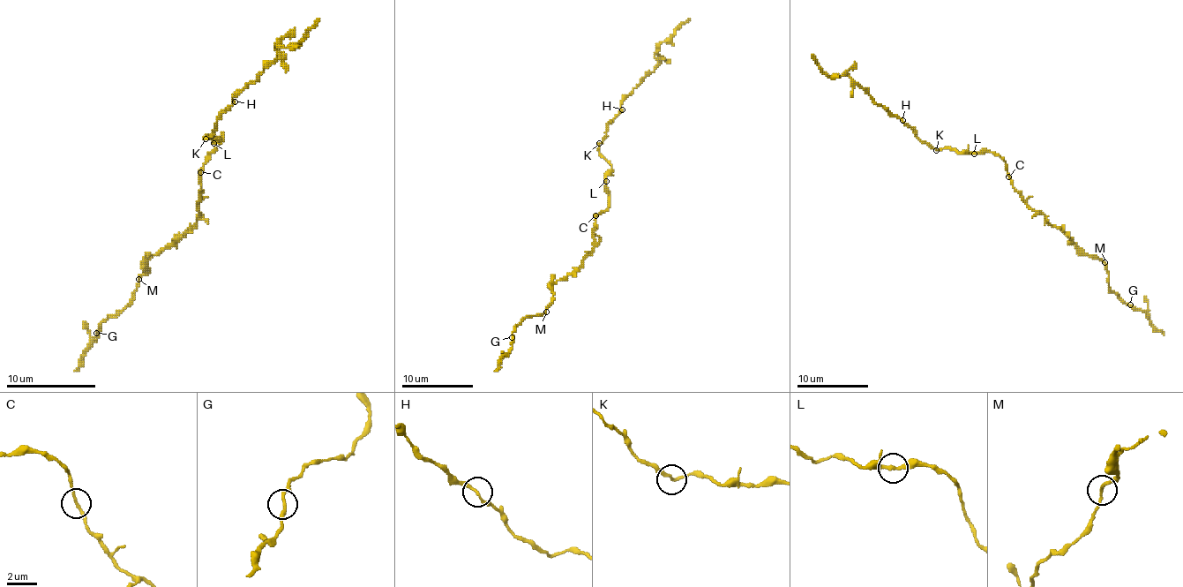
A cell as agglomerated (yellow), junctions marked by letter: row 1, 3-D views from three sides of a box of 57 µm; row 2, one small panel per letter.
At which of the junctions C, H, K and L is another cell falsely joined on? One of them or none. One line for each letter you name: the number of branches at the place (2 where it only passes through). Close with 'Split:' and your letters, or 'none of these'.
C: branches 2
Split: C

